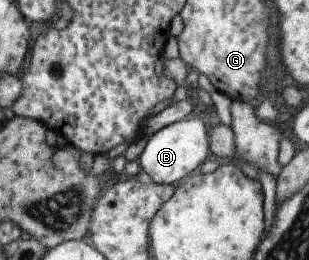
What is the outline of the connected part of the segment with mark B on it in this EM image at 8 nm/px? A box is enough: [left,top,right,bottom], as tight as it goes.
[136,118,213,184]

